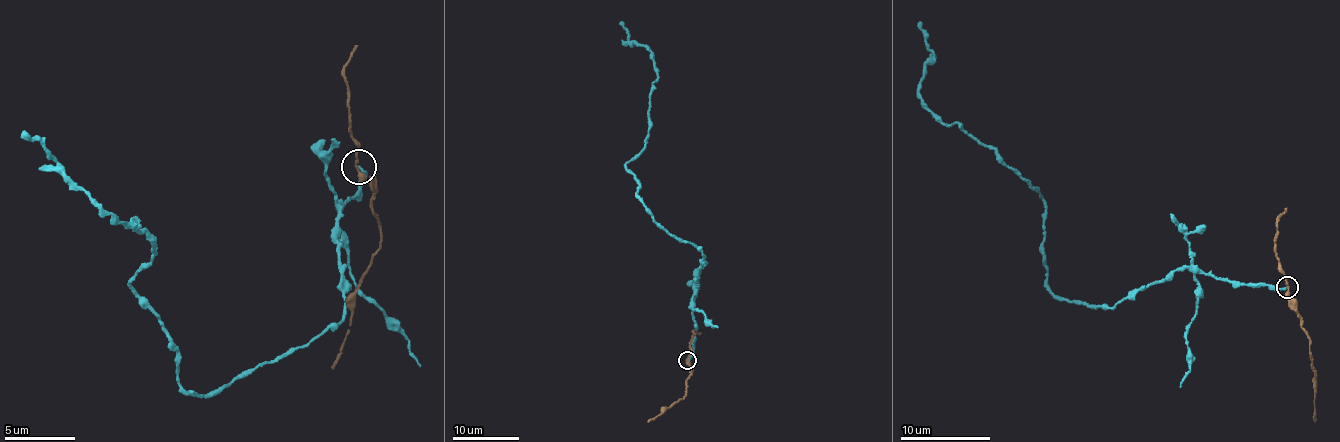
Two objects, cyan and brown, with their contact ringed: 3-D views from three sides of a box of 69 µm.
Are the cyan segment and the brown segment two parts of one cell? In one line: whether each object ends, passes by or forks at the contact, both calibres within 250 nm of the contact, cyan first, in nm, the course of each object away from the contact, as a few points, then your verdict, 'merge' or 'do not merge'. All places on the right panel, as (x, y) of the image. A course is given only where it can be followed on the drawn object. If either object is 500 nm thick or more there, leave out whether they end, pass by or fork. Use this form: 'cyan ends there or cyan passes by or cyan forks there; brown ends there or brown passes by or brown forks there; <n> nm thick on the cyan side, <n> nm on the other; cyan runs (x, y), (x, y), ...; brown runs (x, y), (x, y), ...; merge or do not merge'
cyan ends there; brown passes by; 160 nm thick on the cyan side, 200 nm on the other; cyan runs (1288, 288), (1177, 267), (1111, 308), (1052, 293), (1039, 189), (936, 121), (919, 21); brown runs (1288, 288), (1291, 303), (1310, 341), (1316, 378), (1314, 420); do not merge

